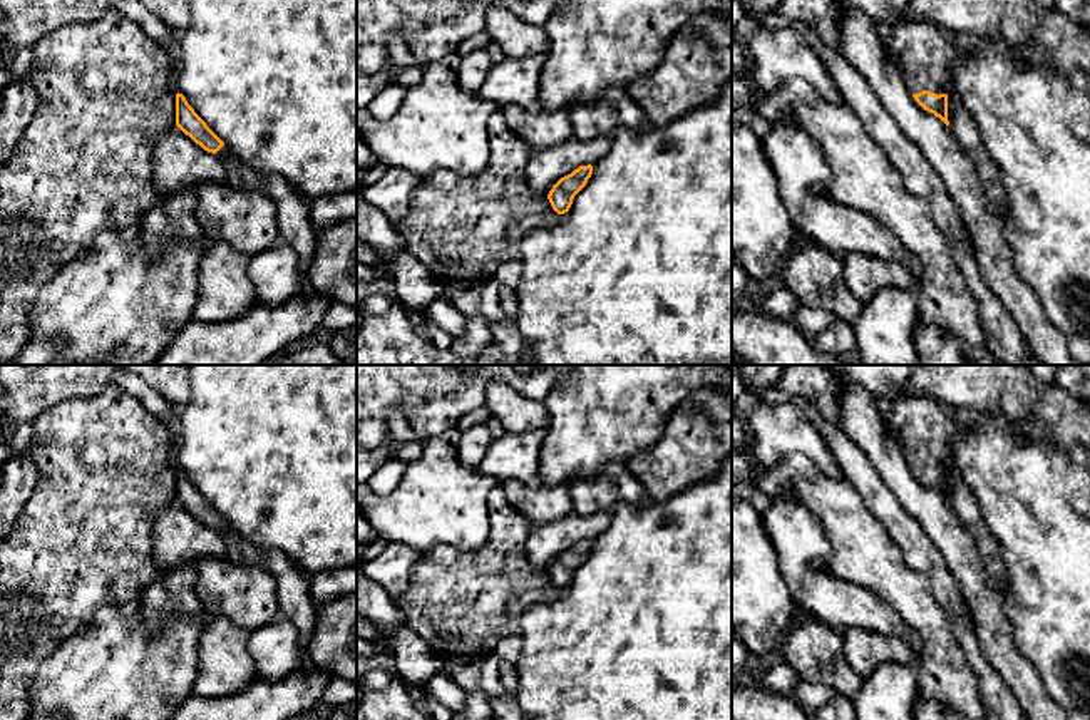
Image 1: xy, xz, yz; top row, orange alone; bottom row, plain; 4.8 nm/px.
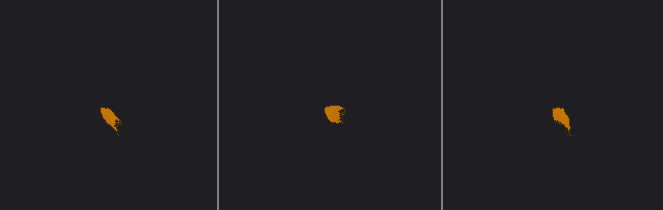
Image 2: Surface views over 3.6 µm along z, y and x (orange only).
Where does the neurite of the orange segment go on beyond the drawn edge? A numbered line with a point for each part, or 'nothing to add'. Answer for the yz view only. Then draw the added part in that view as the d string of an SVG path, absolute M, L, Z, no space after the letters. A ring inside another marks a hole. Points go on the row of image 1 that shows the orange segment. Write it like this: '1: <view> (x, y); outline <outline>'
1: yz (921, 49); outline M902 18L892 25L889 49L911 94L929 90L948 94L948 33L921 18Z

